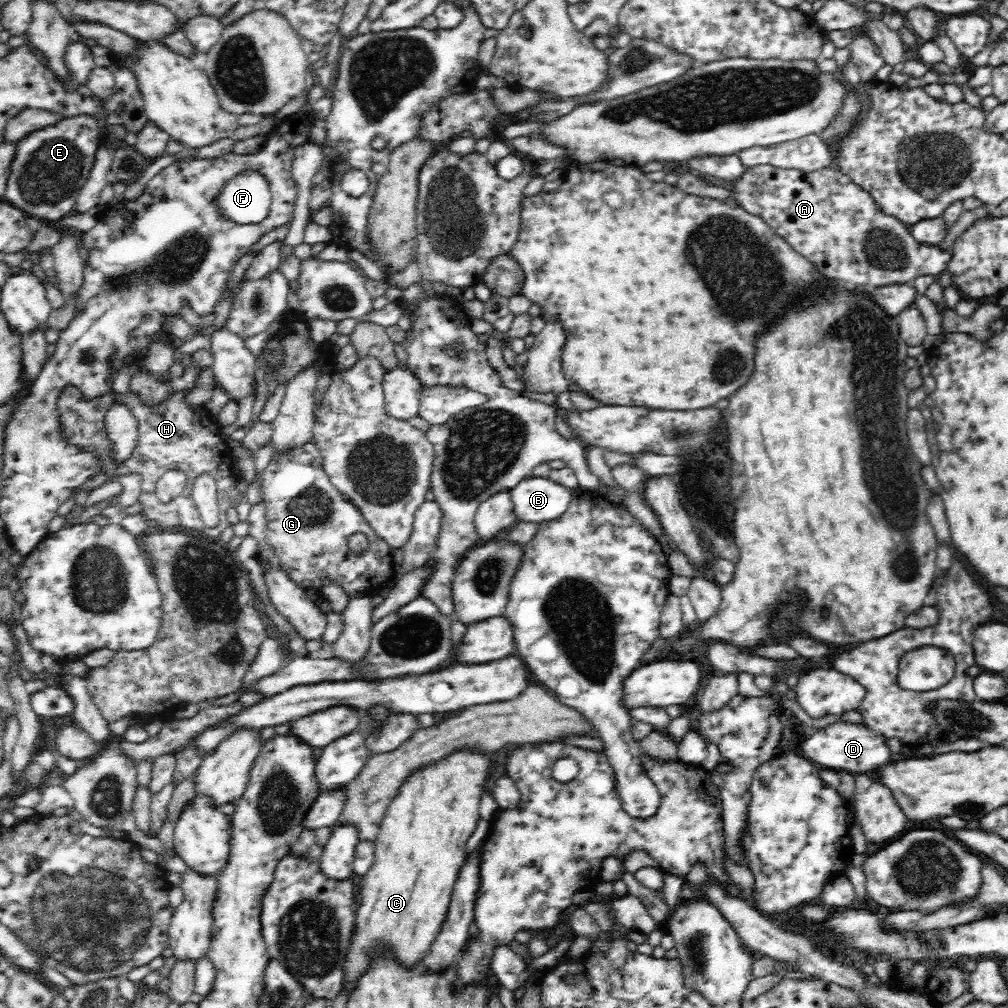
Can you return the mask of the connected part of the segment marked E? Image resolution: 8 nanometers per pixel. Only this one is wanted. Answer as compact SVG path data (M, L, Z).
M90 115L66 117L58 124L28 134L18 141L3 199L44 223L62 220L76 206L76 196L88 178L101 140L97 118Z

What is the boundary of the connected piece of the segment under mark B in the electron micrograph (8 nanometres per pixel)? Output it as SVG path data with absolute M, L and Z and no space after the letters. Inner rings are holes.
M534 476L521 480L510 491L517 519L538 523L562 516L575 494L559 481Z

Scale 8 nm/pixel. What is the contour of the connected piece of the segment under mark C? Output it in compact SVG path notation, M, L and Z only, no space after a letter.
M460 751L443 762L421 768L399 788L398 794L388 805L375 839L375 859L368 872L360 876L360 906L356 911L356 932L349 937L348 952L344 956L342 989L346 1000L363 978L380 959L390 959L400 970L410 971L421 964L430 950L436 935L447 919L451 894L459 877L462 862L468 857L466 844L481 818L478 813L486 777L489 774L490 755L478 751Z

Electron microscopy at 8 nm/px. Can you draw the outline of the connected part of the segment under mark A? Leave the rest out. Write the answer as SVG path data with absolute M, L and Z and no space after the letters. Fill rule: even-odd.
M760 164L749 167L749 171L739 180L730 183L732 189L728 189L724 183L709 184L706 180L694 176L690 170L678 174L677 187L696 196L716 196L720 200L728 196L734 196L750 213L756 214L767 221L778 236L781 236L804 258L814 263L818 270L828 279L836 279L838 282L850 287L882 287L893 284L913 283L918 276L924 274L940 274L946 268L946 262L950 260L950 251L940 249L937 246L920 244L912 240L908 226L896 218L878 212L874 207L872 196L868 192L860 190L860 186L854 184L848 175L840 172L833 164L824 168L813 169L812 172L804 172L800 168L780 168L772 164Z

